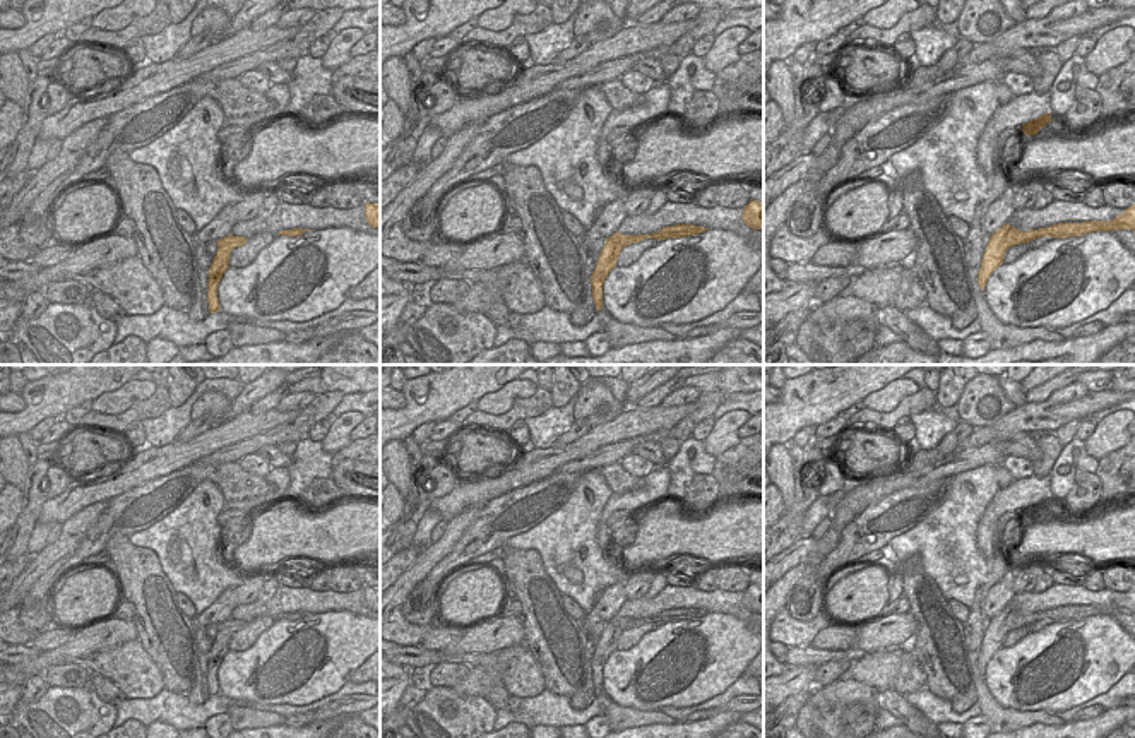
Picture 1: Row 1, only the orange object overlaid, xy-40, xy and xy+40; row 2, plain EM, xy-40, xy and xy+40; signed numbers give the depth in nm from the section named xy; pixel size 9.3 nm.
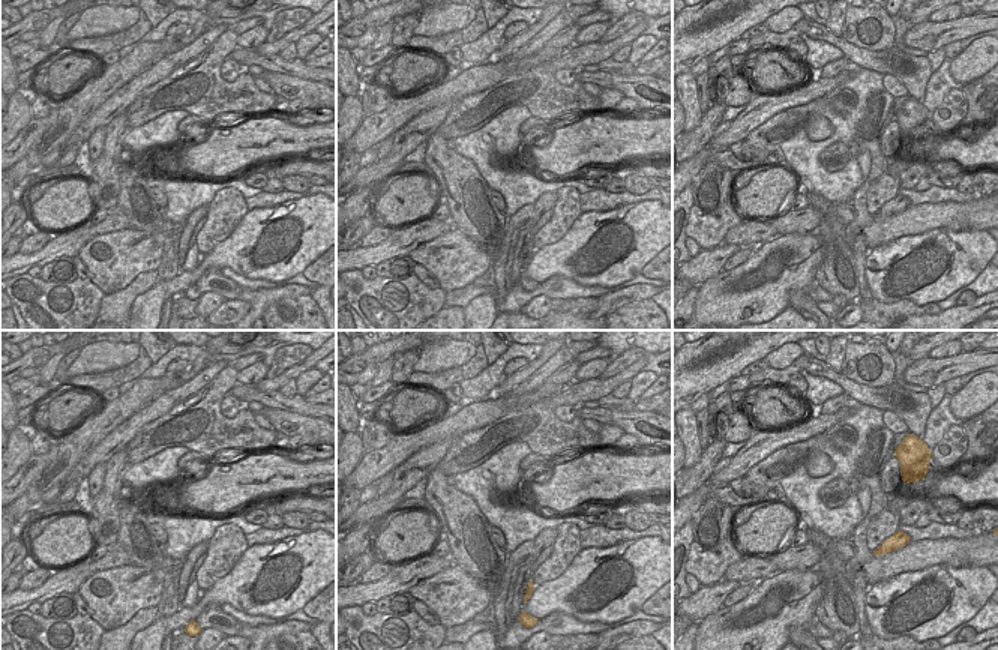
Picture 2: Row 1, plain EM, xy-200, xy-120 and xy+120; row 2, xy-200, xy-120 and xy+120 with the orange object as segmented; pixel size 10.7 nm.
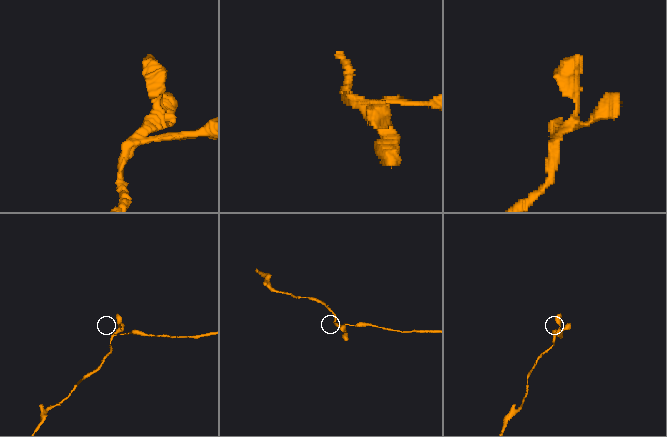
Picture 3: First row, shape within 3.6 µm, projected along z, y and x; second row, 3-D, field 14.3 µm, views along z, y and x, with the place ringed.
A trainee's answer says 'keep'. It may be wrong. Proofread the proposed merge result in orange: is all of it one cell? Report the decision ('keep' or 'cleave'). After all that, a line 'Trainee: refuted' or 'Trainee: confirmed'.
cleave
Trainee: refuted

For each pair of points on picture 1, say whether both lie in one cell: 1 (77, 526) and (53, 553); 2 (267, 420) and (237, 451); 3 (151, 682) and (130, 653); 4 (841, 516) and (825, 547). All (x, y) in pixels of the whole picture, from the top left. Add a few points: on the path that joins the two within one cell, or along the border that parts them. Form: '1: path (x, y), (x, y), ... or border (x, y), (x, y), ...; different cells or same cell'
1: path (71, 533), (60, 547); same cell
2: border (288, 423), (279, 423), (221, 446), (213, 452); different cells
3: path (144, 675), (130, 660); same cell
4: border (831, 526), (839, 531); different cells

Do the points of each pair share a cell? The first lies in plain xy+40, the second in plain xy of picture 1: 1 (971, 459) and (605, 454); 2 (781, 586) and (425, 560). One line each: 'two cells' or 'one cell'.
1: one cell
2: one cell

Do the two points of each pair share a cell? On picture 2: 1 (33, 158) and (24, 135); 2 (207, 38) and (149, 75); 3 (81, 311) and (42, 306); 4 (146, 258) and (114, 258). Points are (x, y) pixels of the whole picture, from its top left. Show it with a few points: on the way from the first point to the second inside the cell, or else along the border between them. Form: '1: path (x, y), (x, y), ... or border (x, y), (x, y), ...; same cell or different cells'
1: border (53, 122), (15, 164); different cells
2: path (192, 50), (164, 66); same cell
3: path (72, 311), (51, 308); same cell
4: path (138, 258), (122, 258); same cell

